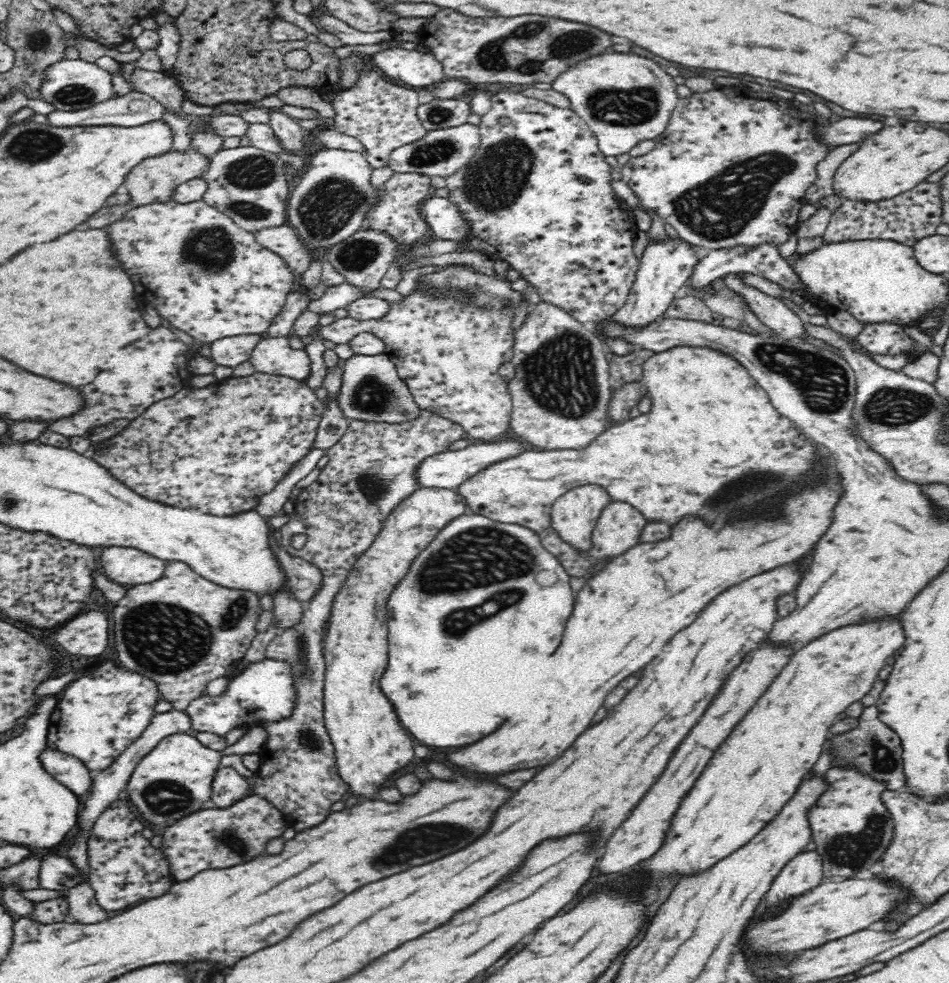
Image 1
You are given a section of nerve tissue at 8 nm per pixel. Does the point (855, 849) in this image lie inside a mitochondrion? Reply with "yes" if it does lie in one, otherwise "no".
yes

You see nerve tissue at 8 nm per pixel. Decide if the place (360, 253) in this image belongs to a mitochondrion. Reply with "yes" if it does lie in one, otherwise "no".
yes

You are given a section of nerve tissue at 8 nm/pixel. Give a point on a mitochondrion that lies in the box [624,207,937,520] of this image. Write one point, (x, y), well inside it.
(822, 383)

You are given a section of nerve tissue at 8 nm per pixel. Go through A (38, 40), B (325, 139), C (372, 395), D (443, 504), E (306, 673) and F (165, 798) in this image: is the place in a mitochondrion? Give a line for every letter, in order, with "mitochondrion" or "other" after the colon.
A: mitochondrion
B: other
C: mitochondrion
D: other
E: mitochondrion
F: mitochondrion

